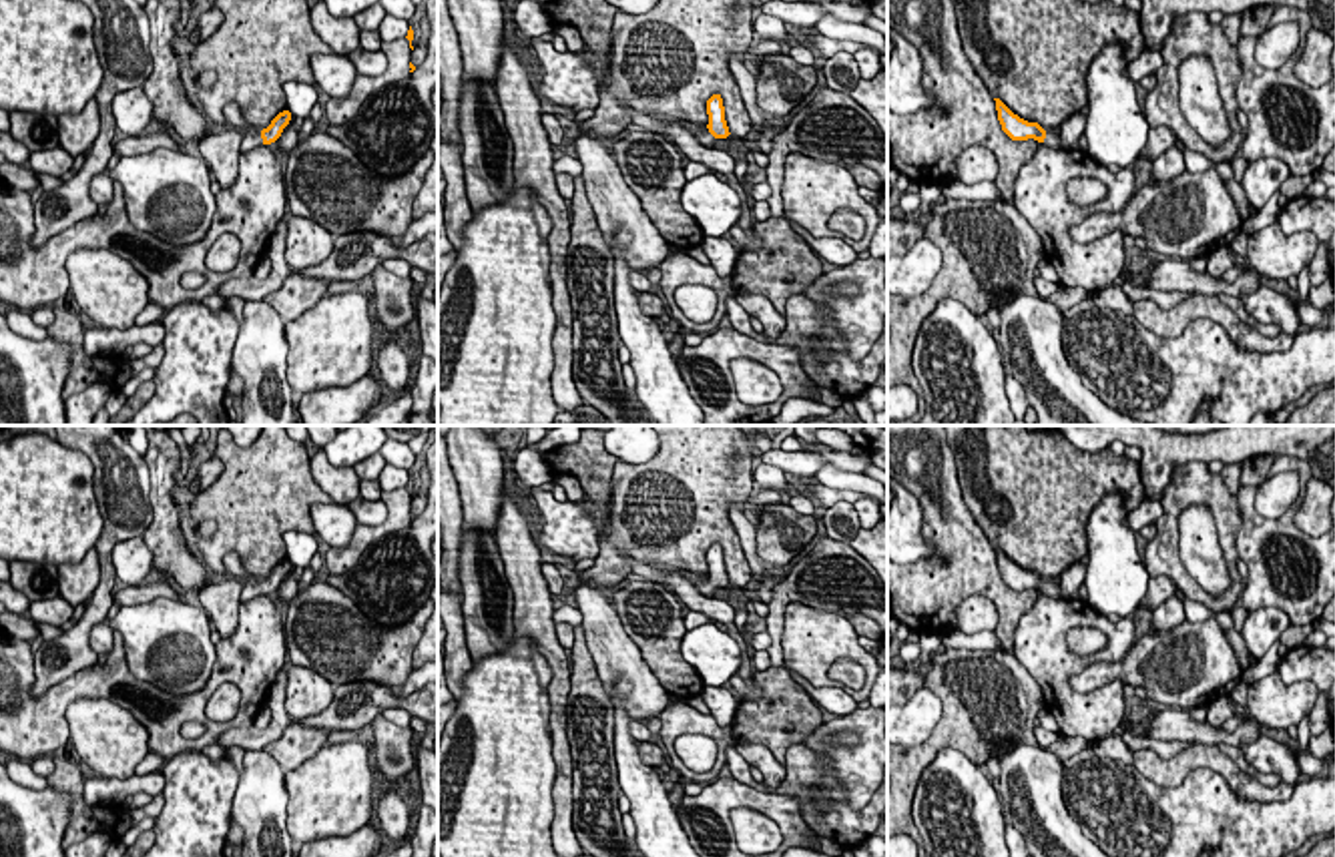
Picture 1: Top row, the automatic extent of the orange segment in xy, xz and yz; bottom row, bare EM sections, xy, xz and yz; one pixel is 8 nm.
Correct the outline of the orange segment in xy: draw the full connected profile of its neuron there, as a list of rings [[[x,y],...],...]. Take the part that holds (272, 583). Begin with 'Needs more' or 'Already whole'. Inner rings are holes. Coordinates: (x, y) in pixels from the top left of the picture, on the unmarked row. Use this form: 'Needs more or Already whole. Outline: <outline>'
Needs more. Outline: [[[283,560],[271,570],[271,574],[267,578],[263,578],[263,580],[259,580],[255,576],[249,578],[249,582],[243,586],[241,602],[249,602],[261,594],[275,592],[281,586],[283,578],[289,574],[289,570],[291,570],[291,562]]]

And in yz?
Needs more. Outline: [[[1000,548],[996,550],[998,570],[1002,574],[1002,580],[1012,590],[1028,590],[1034,588],[1054,600],[1062,598],[1060,584],[1054,580],[1044,580],[1038,572],[1028,572],[1014,564]]]

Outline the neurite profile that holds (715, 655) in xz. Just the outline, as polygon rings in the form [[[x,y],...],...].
[[[717,624],[687,630],[681,654],[699,672],[705,686],[723,686],[729,682],[743,660],[739,642]]]

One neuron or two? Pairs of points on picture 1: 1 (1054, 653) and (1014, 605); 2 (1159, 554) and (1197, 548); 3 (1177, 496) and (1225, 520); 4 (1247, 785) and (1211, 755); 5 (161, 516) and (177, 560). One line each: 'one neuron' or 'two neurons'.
1: two neurons
2: two neurons
3: one neuron
4: one neuron
5: one neuron

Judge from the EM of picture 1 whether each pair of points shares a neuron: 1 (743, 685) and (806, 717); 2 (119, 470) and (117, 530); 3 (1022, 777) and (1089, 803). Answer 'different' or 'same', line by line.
1: different
2: same
3: different

